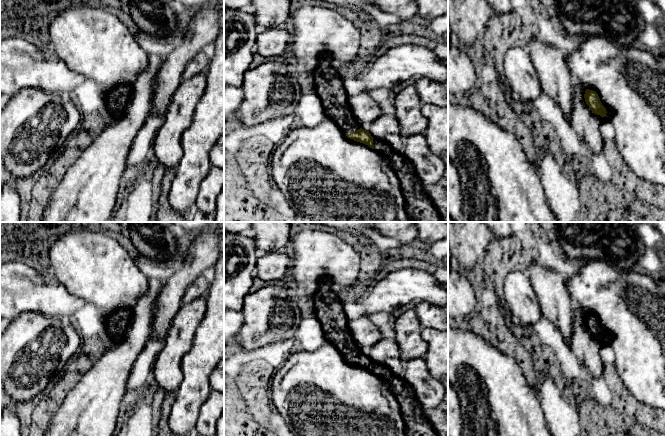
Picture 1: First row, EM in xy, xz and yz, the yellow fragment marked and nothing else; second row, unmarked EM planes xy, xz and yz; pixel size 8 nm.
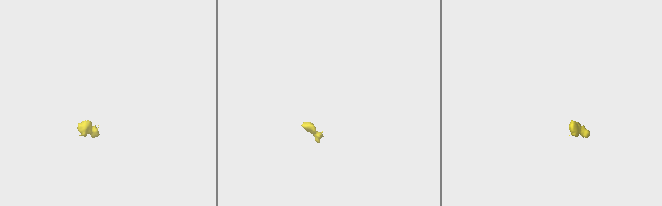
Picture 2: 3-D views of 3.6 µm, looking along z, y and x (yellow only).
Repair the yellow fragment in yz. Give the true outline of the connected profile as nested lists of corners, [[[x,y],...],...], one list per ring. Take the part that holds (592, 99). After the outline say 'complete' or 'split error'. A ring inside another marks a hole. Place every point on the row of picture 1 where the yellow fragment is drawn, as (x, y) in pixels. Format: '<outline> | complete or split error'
[[[586,89],[584,98],[592,113],[605,117],[607,113],[606,108],[602,105],[600,98],[595,91]]] | complete

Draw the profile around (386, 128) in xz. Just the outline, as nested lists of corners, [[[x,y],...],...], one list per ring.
[[[364,91],[349,96],[348,101],[362,129],[368,131],[373,138],[385,142],[394,152],[401,150],[403,138],[395,114],[383,114],[381,108]]]

